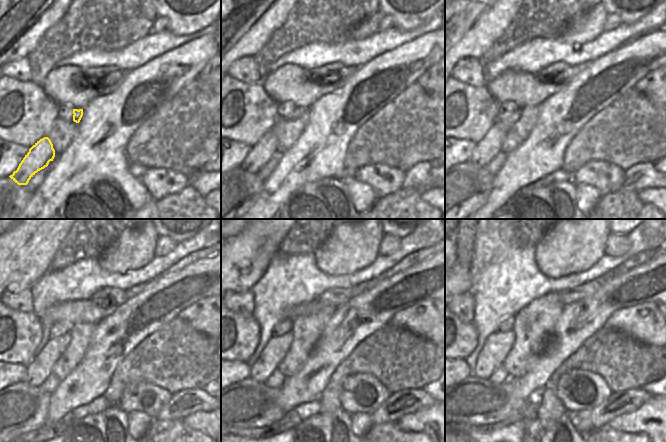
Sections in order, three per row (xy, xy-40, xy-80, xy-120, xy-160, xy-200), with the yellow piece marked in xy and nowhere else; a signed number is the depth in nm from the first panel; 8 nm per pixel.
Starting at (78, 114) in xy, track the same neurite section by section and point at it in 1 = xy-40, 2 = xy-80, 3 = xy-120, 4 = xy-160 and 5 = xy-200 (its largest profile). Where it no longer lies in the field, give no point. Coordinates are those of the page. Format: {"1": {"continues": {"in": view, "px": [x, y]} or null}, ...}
{"1": {"continues": {"in": "xy-40", "px": [298, 111]}}, "2": {"continues": {"in": "xy-80", "px": [484, 151]}}, "3": {"continues": {"in": "xy-120", "px": [41, 367]}}, "4": {"continues": {"in": "xy-160", "px": [277, 347]}}, "5": {"continues": {"in": "xy-200", "px": [497, 346]}}}

